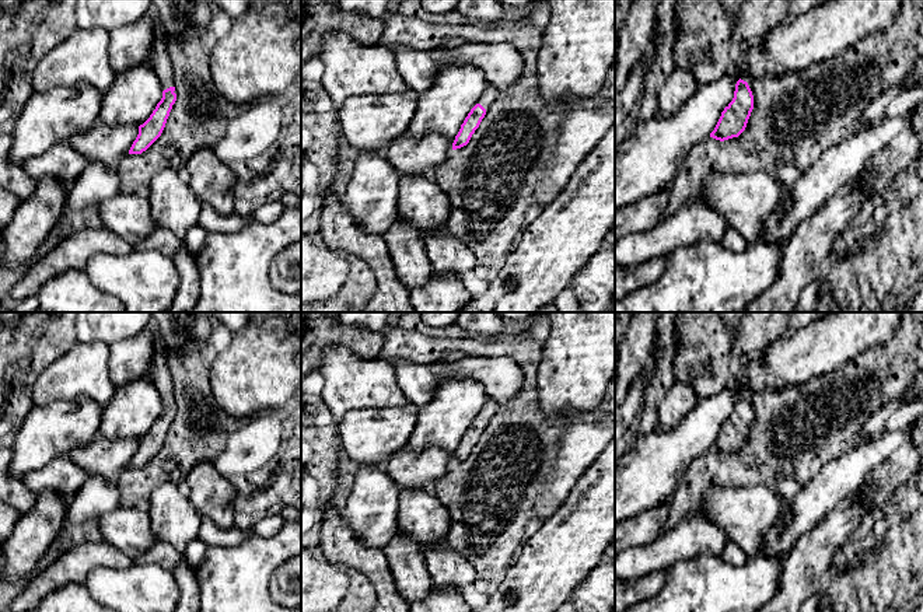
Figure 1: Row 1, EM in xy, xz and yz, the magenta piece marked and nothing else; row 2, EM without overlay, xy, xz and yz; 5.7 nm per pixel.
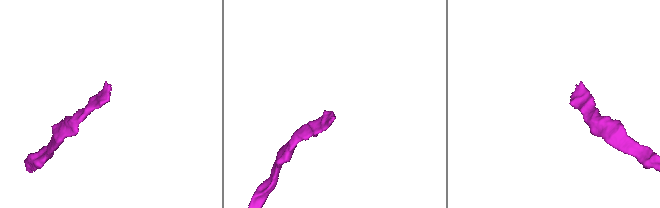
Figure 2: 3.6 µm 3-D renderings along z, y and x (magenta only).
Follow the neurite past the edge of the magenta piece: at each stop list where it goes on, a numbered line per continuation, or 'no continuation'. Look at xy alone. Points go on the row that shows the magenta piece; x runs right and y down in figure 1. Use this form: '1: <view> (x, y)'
1: xy (160, 62)

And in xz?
1: xz (490, 93)

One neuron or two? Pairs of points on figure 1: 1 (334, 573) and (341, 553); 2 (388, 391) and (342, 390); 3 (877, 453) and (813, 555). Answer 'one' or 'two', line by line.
1: two
2: one
3: one

